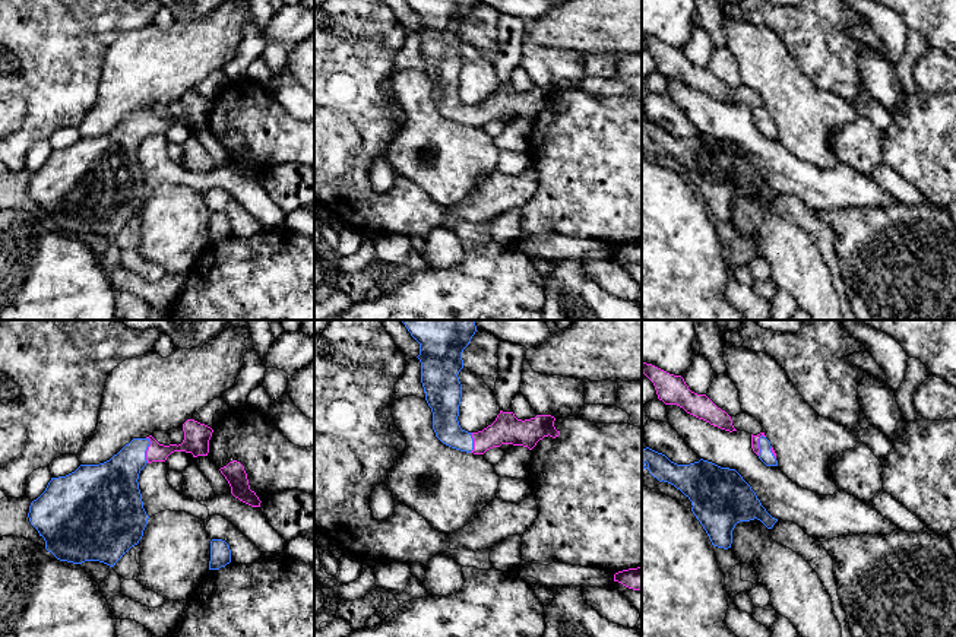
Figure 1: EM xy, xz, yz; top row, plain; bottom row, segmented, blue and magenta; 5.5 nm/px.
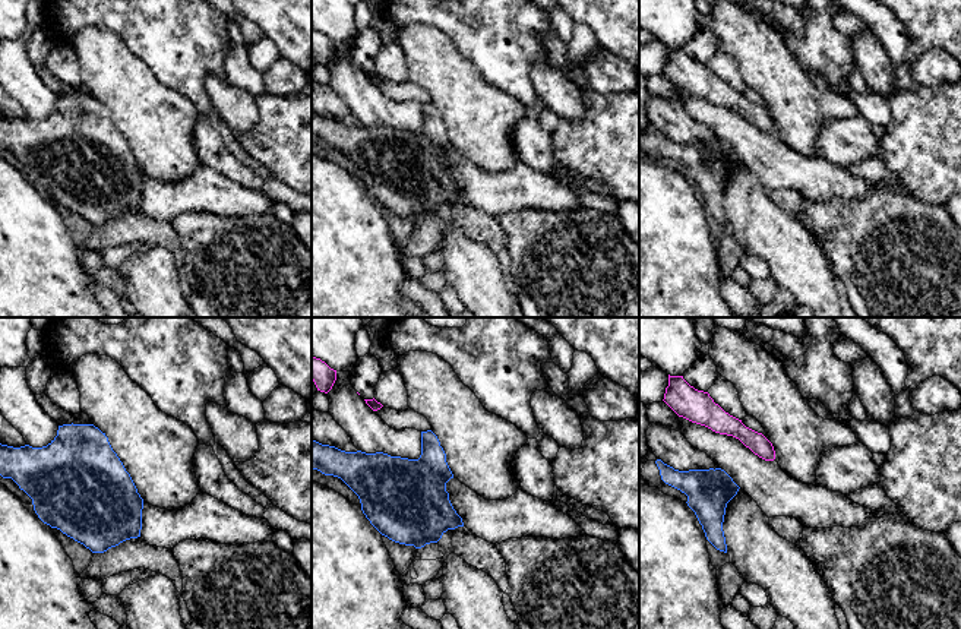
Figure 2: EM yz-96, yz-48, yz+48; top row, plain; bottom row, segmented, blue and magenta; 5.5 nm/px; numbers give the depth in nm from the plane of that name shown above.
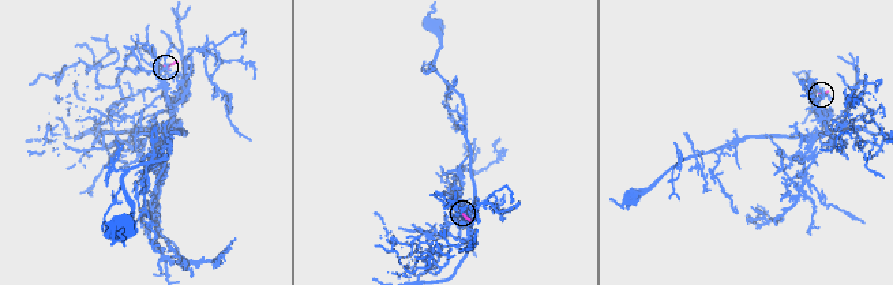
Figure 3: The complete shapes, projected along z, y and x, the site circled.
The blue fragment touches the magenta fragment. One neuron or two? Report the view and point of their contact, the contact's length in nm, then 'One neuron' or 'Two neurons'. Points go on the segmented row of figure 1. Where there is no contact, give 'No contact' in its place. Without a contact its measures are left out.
Touches blue at xy (146, 449). Shared border 140 nm. One neuron

